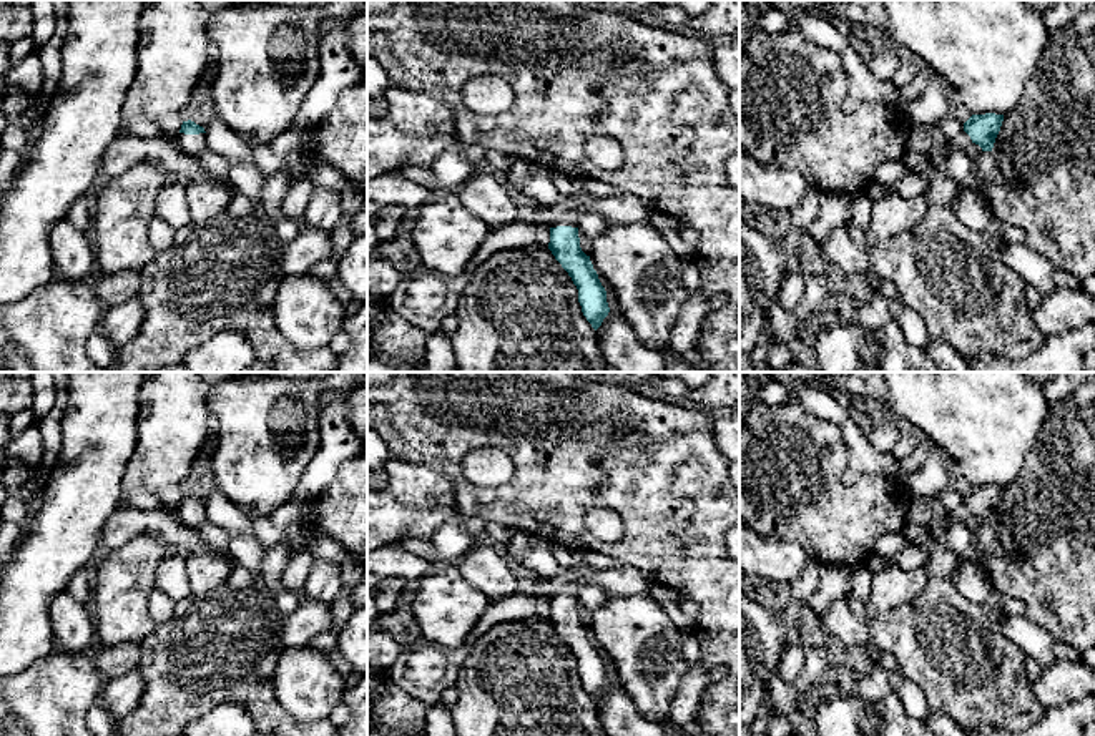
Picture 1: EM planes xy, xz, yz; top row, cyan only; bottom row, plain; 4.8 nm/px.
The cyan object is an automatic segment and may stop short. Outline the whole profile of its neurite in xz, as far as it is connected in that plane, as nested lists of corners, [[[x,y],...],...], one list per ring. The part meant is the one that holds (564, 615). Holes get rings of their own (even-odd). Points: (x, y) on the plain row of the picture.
[[[575,586],[553,593],[550,596],[548,621],[577,658],[582,684],[597,703],[608,688],[610,680],[606,663],[593,641],[590,628],[580,620],[578,593],[580,590]]]

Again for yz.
[[[972,487],[964,495],[964,503],[957,510],[947,512],[945,527],[949,527],[952,520],[960,520],[967,523],[974,515],[979,517],[982,523],[992,523],[1002,493],[1004,487]]]

